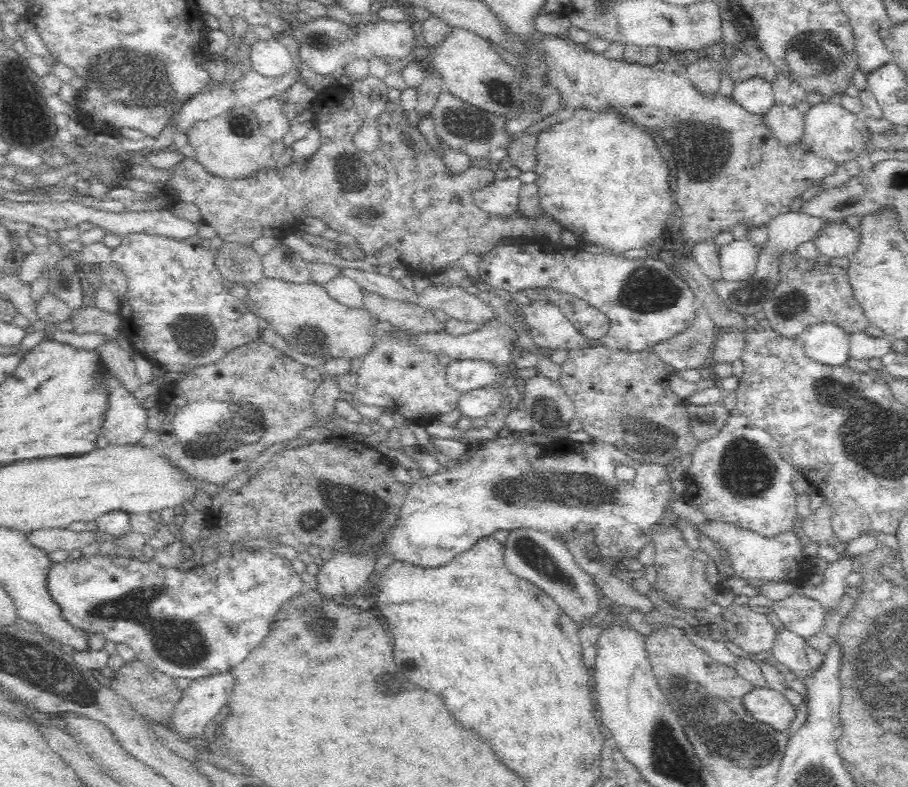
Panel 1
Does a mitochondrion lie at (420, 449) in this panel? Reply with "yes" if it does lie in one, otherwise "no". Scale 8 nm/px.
no

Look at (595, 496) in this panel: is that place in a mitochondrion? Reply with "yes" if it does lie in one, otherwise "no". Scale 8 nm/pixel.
yes

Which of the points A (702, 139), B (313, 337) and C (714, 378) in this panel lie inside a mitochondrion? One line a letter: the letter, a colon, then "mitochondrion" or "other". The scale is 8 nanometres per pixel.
A: mitochondrion
B: mitochondrion
C: other

